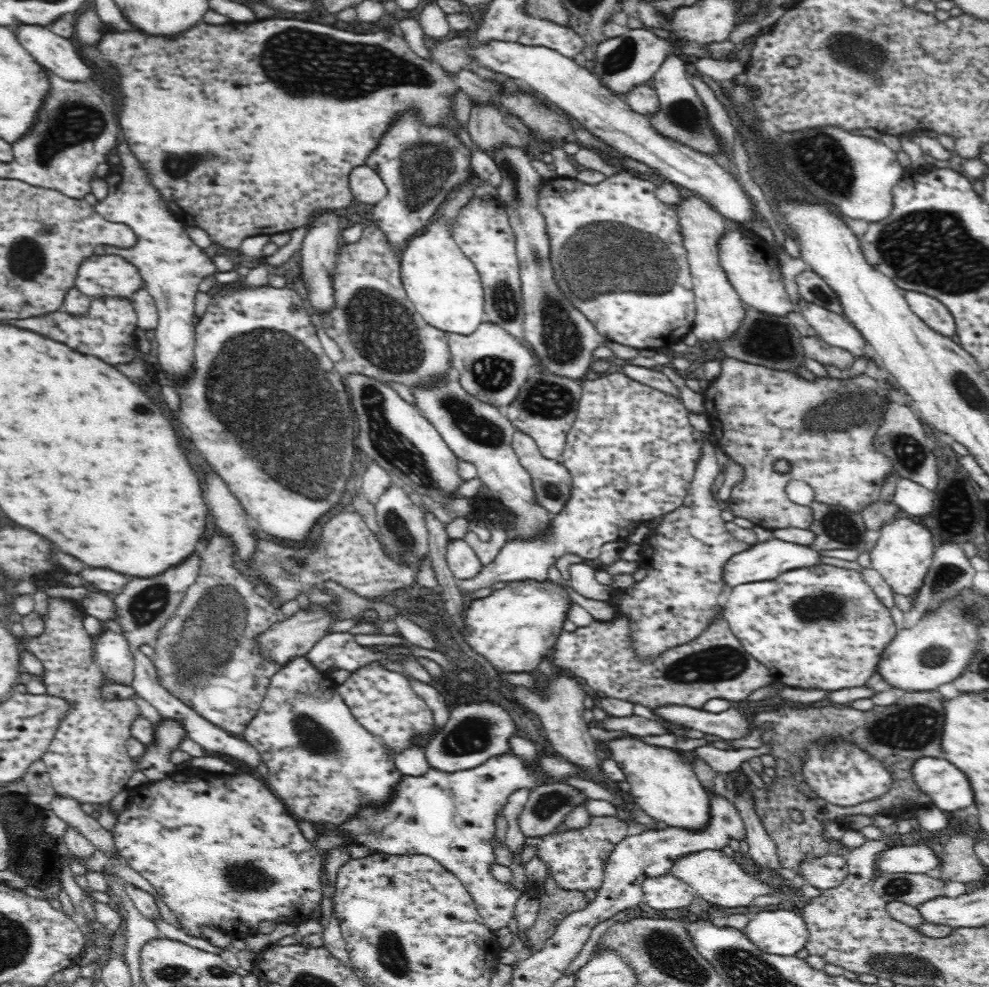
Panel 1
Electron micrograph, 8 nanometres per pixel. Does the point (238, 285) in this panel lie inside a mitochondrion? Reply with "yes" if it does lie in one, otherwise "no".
no

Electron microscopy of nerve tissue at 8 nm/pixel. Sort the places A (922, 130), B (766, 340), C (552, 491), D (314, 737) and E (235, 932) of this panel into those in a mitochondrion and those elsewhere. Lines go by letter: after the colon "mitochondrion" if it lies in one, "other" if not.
A: other
B: mitochondrion
C: mitochondrion
D: mitochondrion
E: other

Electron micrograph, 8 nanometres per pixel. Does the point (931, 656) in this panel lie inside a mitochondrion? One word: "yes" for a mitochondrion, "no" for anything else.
yes

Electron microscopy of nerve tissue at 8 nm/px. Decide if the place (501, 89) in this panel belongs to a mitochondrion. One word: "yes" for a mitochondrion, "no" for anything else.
no

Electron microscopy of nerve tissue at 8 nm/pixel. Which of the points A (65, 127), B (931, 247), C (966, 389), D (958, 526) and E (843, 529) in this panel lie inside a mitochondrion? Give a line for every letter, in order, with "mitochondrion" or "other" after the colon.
A: mitochondrion
B: mitochondrion
C: mitochondrion
D: other
E: mitochondrion

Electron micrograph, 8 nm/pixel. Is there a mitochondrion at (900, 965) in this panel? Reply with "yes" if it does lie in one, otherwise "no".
yes

